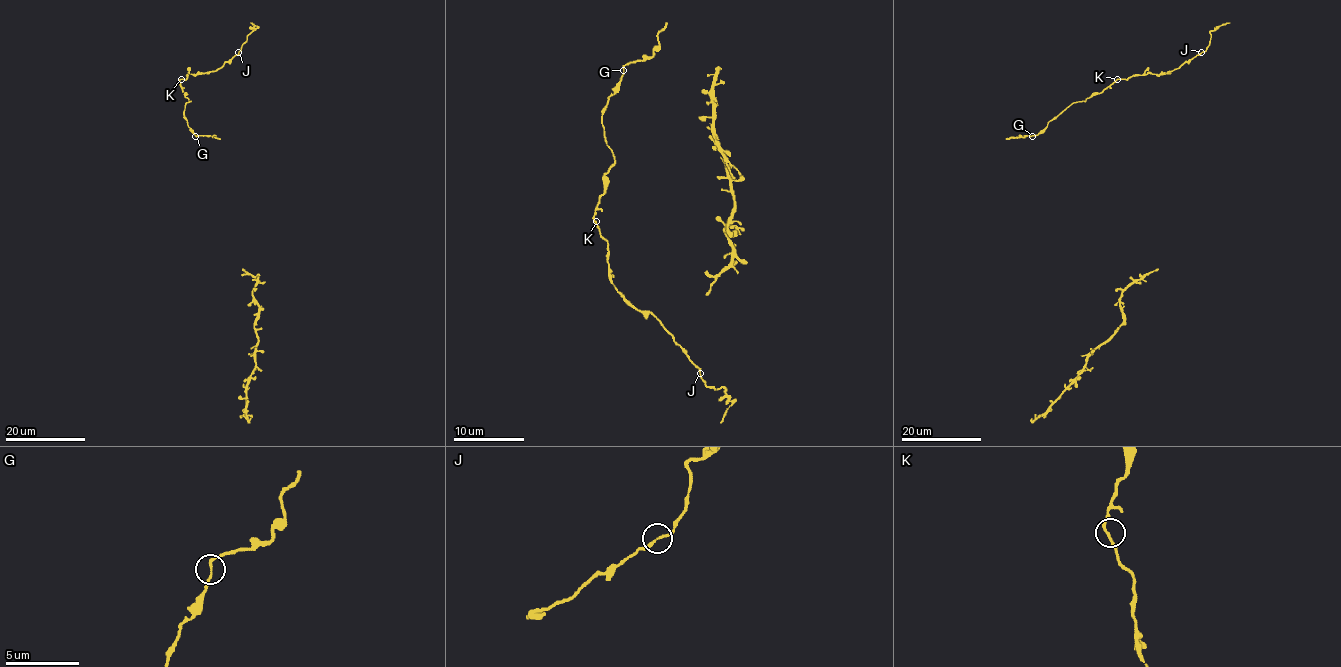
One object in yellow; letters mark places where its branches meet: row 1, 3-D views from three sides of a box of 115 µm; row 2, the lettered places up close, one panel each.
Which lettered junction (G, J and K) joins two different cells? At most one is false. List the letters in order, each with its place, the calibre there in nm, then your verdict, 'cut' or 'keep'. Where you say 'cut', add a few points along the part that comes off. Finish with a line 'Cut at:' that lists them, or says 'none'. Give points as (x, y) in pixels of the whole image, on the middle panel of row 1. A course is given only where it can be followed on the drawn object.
G: place (623, 70); calibre 160 nm; keep
J: place (700, 373); calibre 160 nm; keep
K: place (596, 221); calibre 160 nm; keep
Cut at: none

